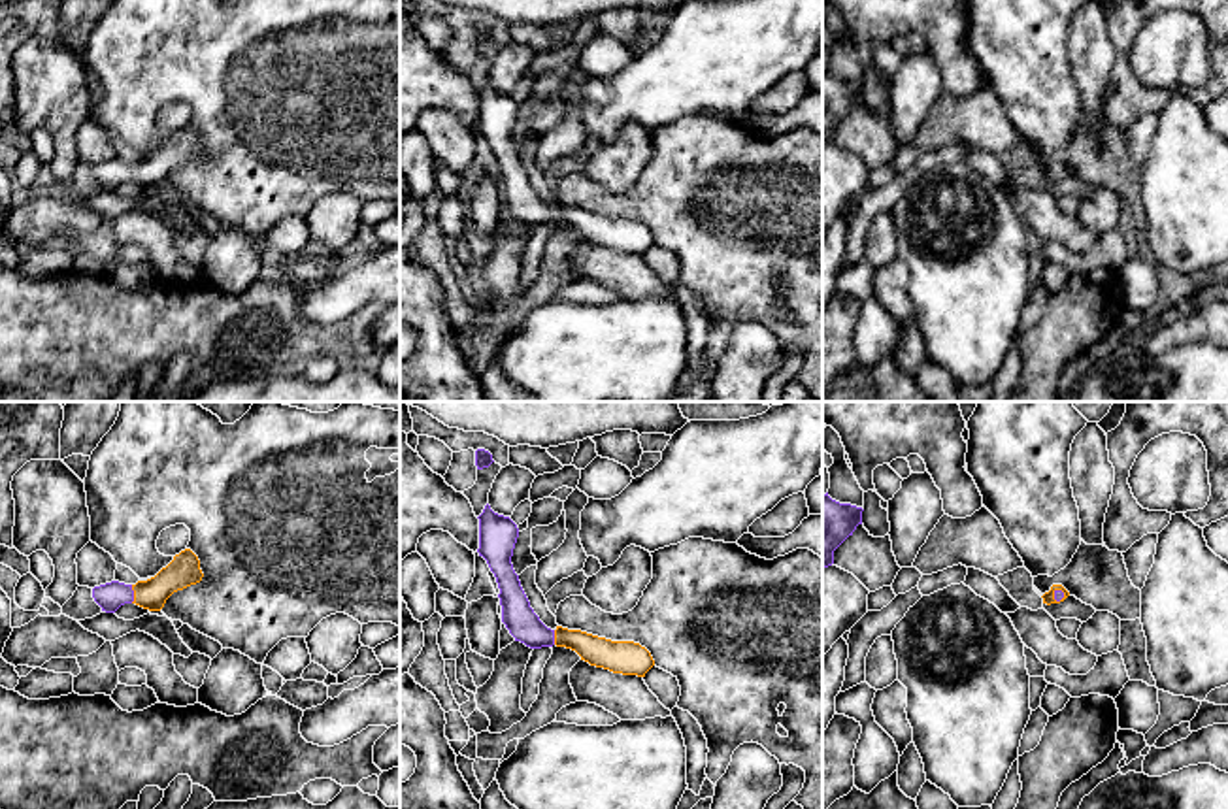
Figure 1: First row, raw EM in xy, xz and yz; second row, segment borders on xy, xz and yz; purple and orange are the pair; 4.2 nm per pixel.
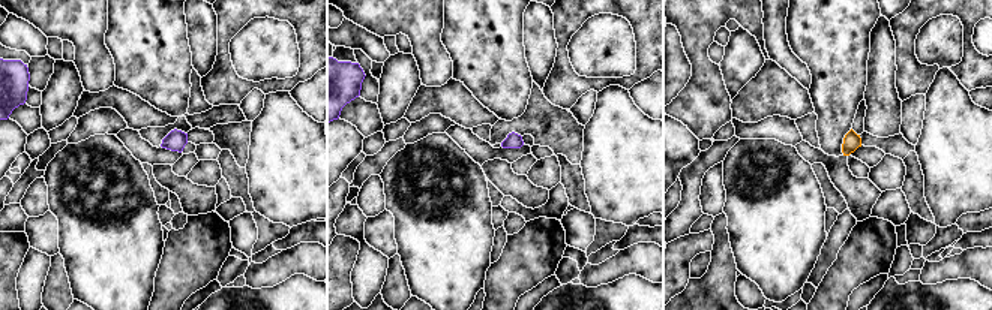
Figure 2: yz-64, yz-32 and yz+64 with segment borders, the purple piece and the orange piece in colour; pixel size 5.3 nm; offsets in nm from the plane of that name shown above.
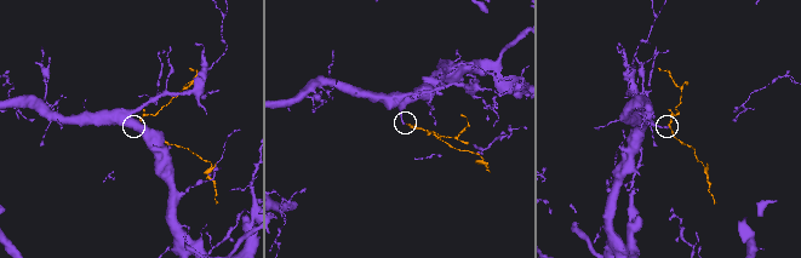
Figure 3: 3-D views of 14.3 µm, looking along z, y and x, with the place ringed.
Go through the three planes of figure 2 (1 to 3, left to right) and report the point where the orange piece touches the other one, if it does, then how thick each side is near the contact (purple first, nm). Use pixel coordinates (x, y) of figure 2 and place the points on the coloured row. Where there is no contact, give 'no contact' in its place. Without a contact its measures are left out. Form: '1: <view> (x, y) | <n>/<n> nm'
1: no contact
2: no contact
3: no contact

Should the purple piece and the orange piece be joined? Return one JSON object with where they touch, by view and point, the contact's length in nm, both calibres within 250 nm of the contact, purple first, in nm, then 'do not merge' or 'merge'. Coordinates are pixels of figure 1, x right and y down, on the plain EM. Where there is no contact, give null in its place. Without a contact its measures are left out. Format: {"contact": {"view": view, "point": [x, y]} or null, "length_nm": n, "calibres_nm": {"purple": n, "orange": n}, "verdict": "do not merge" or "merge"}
{"contact": {"view": "xy", "point": [132, 172]}, "length_nm": 80, "calibres_nm": {"purple": 120, "orange": 140}, "verdict": "merge"}

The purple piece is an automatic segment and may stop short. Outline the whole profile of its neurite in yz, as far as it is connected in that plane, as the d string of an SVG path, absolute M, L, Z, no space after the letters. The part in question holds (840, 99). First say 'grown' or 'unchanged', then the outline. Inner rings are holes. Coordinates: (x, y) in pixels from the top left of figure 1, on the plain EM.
unchanged; M822 72L822 147L834 141L834 128L862 102L862 89Z

